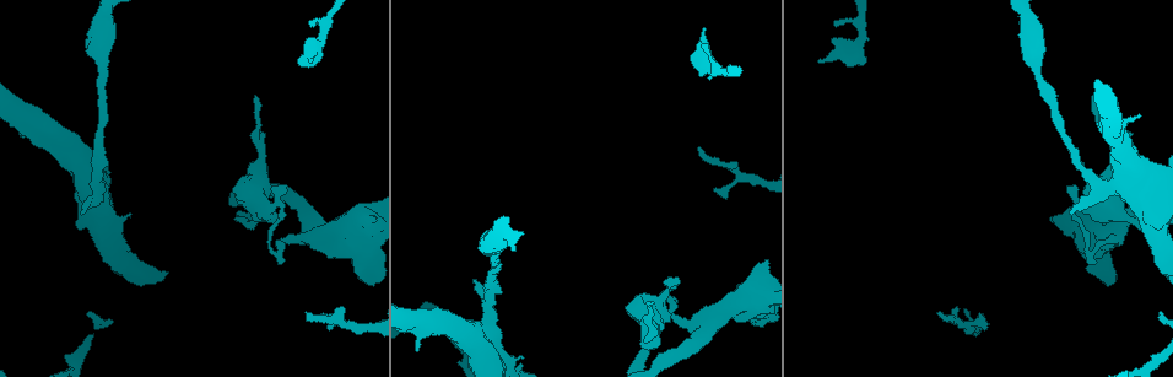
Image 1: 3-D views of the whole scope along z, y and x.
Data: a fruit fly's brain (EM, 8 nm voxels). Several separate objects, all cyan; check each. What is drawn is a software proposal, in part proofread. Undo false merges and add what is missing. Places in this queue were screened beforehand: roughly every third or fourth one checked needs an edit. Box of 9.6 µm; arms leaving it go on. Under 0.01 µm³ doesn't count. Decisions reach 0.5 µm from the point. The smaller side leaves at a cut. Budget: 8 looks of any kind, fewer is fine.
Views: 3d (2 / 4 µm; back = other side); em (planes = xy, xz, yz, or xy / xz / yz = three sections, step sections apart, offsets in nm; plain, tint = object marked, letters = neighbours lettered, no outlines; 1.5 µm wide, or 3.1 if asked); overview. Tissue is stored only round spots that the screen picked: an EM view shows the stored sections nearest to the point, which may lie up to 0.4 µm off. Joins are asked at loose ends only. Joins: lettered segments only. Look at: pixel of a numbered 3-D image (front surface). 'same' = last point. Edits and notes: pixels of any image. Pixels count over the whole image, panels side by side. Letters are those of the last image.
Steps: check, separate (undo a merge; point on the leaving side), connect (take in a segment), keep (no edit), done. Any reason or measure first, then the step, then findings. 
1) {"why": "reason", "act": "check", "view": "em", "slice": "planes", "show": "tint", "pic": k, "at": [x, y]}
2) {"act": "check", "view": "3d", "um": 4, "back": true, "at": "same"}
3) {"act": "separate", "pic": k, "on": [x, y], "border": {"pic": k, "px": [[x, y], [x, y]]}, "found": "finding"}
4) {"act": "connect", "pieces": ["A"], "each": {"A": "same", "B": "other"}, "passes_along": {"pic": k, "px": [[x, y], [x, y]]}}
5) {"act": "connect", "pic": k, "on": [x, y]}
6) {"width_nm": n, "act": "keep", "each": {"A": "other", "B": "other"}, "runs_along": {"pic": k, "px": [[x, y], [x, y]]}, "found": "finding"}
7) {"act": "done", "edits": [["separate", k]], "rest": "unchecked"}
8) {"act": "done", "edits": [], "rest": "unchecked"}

{"why": "touches itself", "act": "check", "view": "3d", "um": 4, "pic": 1, "at": [675, 288]}

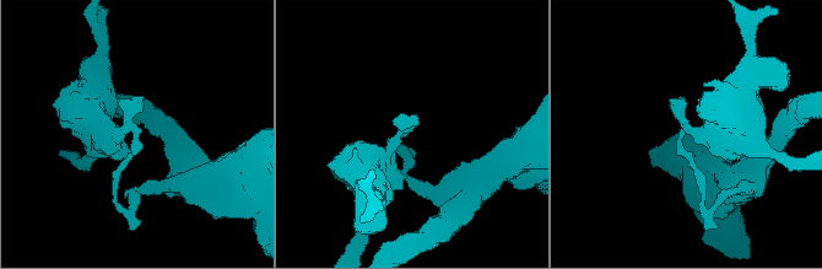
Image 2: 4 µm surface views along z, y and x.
{"why": "need the tissue", "act": "check", "view": "em", "slice": "planes", "show": "tint", "pic": 2, "at": [133, 140]}

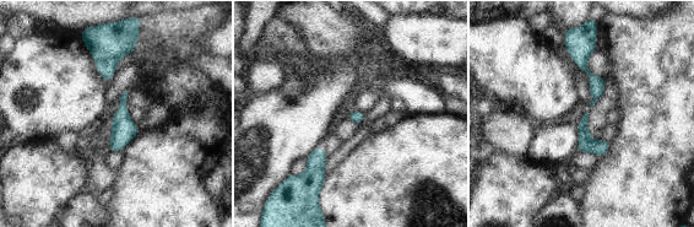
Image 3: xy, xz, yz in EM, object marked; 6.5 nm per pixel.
{"act": "check", "view": "em", "slice": "planes", "show": "letters", "at": "same"}

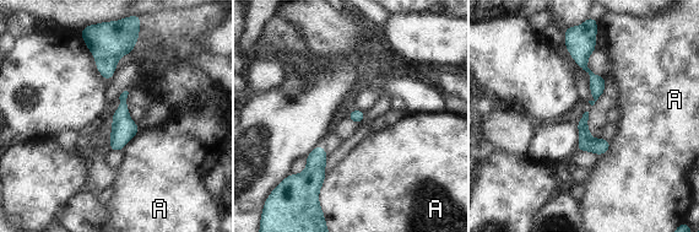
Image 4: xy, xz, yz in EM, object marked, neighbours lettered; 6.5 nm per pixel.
{"act": "keep", "each": {"A": "other"}, "border": {"pic": 4, "px": [[326, 174], [318, 195]]}, "found": "one neuron here"}

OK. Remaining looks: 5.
{"why": "an open end", "act": "check", "view": "em", "slice": "planes", "show": "letters", "pic": 1, "at": [704, 44]}

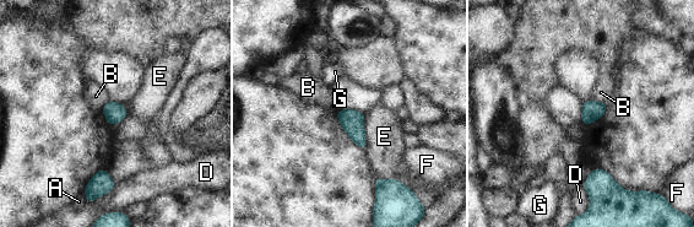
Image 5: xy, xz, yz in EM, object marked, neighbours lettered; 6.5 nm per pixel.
{"width_nm": 140, "act": "keep", "each": {"A": "other", "B": "other", "D": "other", "E": "other", "F": "other", "G": "other"}, "border": {"pic": 5, "px": [[590, 100], [605, 103]]}, "found": "none of them fits"}

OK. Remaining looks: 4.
{"why": "branch stops here", "act": "check", "view": "em", "slice": "planes", "show": "letters", "pic": 1, "at": [1139, 115]}

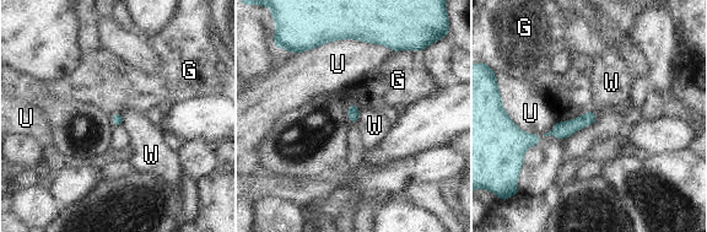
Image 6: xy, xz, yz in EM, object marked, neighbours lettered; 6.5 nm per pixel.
{"act": "keep", "each": {"G": "other", "U": "other", "W": "other"}, "border": {"pic": 6, "px": [[119, 112], [123, 124]]}, "found": "no lettered segment goes on from it"}

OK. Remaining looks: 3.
{"act": "done", "edits": [], "rest": "unchecked"}

